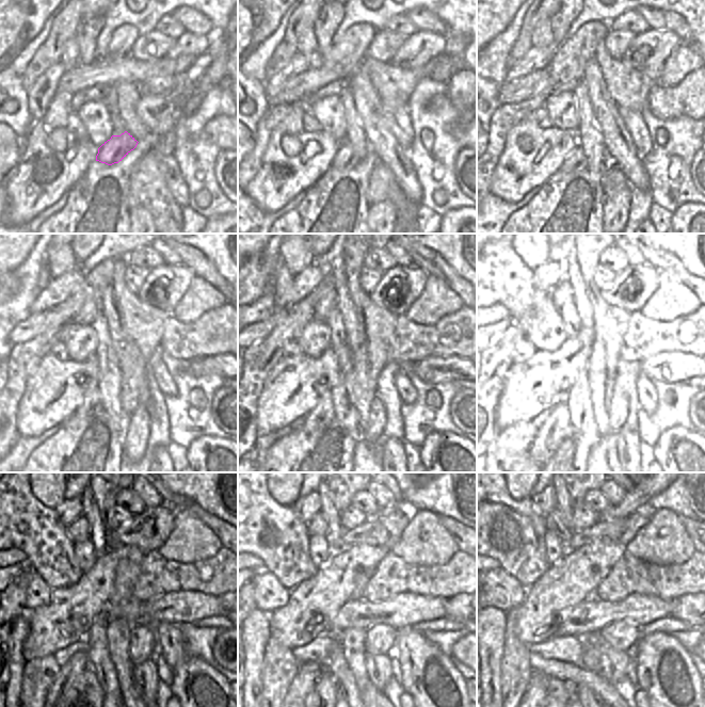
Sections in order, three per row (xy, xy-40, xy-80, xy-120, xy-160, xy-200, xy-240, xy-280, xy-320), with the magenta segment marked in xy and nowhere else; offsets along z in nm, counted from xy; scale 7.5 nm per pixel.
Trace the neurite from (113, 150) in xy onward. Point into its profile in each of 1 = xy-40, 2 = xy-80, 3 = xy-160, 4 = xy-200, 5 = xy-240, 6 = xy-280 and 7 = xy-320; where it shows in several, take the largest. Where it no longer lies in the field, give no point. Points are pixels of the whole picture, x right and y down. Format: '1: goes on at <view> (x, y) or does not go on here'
1: goes on at xy-40 (346, 158)
2: goes on at xy-80 (576, 161)
3: goes on at xy-160 (324, 413)
4: goes on at xy-200 (559, 419)
5: goes on at xy-240 (79, 661)
6: goes on at xy-280 (299, 689)
7: goes on at xy-320 (537, 689)

